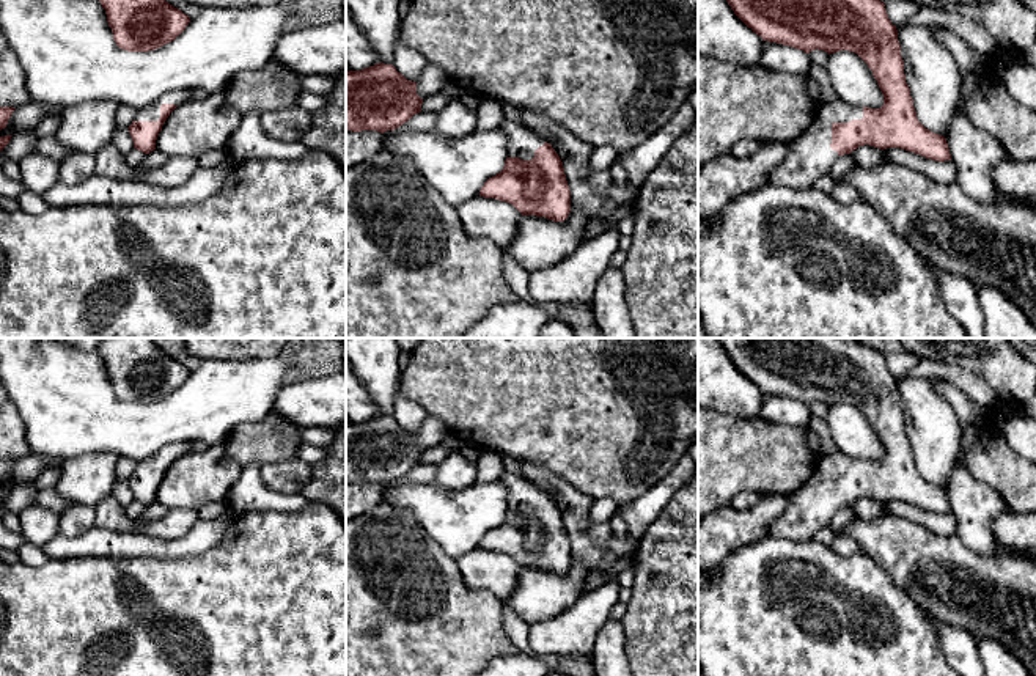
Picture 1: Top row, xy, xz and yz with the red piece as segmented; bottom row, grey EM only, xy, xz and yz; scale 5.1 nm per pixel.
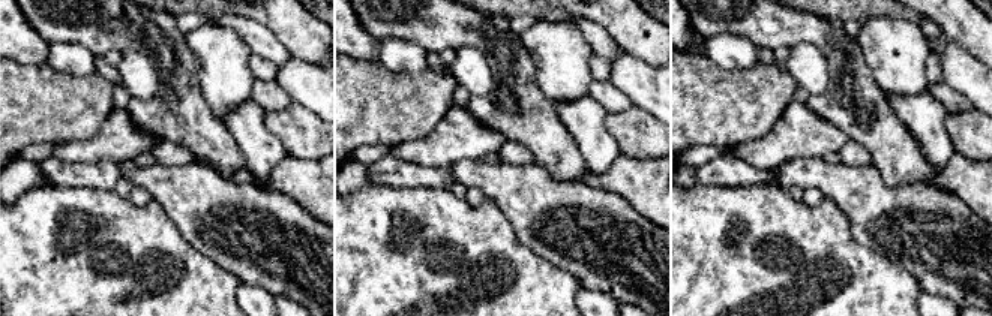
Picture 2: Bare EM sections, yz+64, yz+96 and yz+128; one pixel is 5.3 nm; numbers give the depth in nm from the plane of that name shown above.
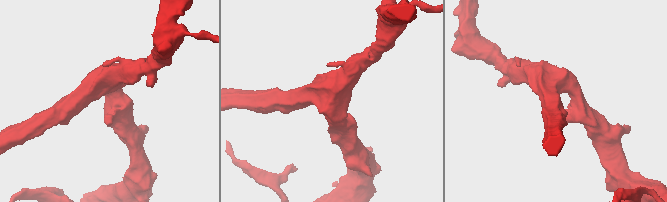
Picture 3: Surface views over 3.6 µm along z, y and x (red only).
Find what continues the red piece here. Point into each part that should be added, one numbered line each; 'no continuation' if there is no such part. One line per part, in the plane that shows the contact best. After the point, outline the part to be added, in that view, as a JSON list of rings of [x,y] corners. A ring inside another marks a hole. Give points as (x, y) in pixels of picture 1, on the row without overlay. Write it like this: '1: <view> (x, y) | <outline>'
1: yz (810, 510) | [[[839,450],[819,457],[810,481],[789,495],[788,508],[772,522],[769,536],[791,541],[814,539],[814,535],[825,528],[839,509],[830,500],[832,476],[861,470],[863,459],[850,457]]]

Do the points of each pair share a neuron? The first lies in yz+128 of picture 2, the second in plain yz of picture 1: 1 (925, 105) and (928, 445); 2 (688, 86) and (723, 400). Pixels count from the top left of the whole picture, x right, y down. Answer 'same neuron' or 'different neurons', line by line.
1: different neurons
2: different neurons

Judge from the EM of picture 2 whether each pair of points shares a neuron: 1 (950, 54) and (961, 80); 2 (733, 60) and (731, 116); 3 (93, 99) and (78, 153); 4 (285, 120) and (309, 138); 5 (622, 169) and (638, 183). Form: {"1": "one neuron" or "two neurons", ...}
{"1": "one neuron", "2": "two neurons", "3": "two neurons", "4": "one neuron", "5": "one neuron"}

